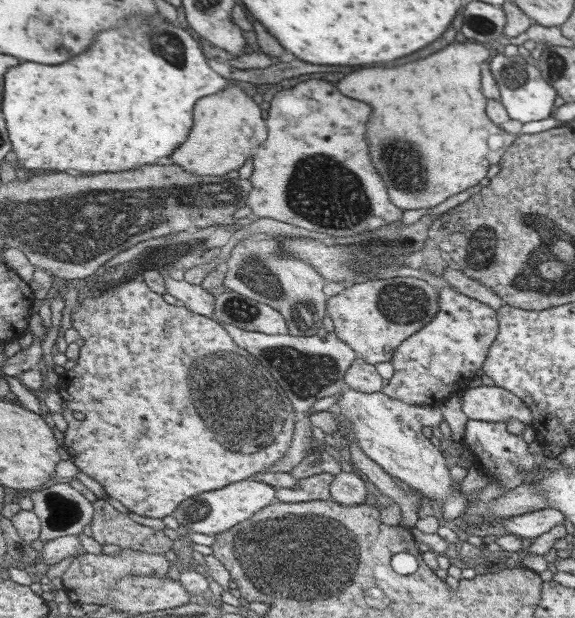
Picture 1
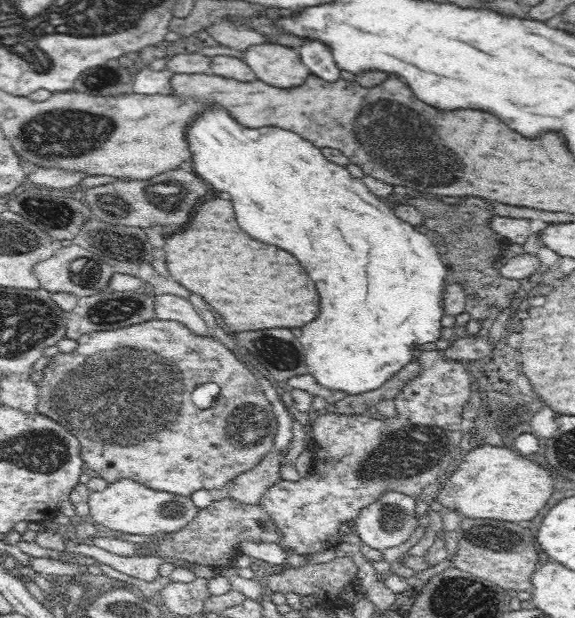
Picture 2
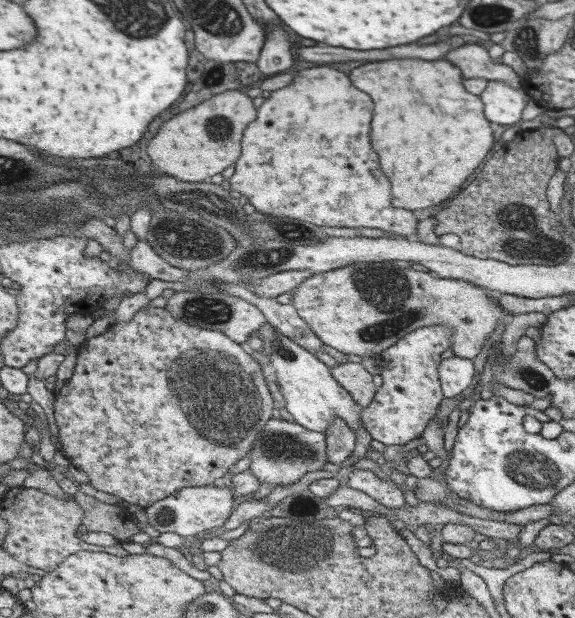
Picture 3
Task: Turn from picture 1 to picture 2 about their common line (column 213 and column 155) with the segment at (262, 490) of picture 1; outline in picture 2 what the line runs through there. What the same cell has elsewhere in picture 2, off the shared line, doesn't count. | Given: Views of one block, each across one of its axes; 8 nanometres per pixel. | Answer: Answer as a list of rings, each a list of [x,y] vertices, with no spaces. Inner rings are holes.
[[[120,479],[109,484],[105,490],[93,491],[87,502],[90,503],[92,518],[98,524],[132,535],[160,536],[162,533],[176,532],[190,524],[199,509],[191,496],[155,491],[132,479]]]

